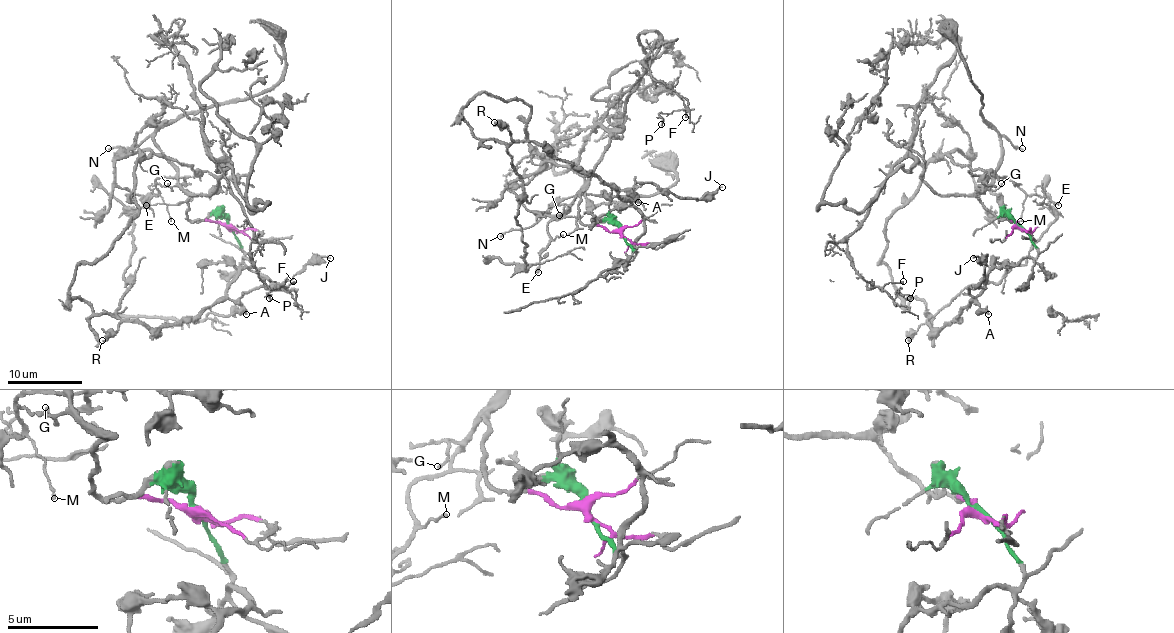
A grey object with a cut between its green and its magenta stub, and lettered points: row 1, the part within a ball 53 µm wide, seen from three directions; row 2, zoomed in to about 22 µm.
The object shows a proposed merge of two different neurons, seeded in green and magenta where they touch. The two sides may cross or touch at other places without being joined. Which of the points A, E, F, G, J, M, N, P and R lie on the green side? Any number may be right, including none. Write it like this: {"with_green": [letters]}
{"with_green": ["A", "J", "R"]}

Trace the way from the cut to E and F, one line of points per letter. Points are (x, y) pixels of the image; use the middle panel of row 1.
E: (622, 234), (582, 223), (578, 210), (580, 191), (565, 213), (550, 221), (550, 240), (541, 253), (537, 272)
F: (622, 234), (578, 213), (616, 138), (601, 119), (642, 61), (686, 117)

